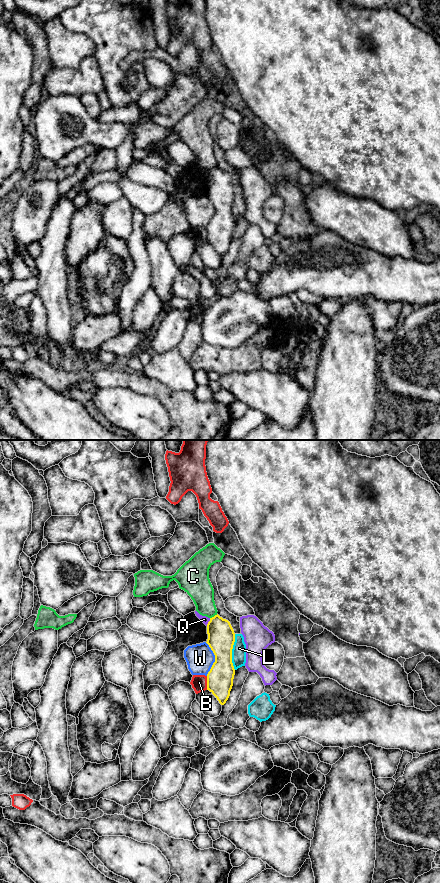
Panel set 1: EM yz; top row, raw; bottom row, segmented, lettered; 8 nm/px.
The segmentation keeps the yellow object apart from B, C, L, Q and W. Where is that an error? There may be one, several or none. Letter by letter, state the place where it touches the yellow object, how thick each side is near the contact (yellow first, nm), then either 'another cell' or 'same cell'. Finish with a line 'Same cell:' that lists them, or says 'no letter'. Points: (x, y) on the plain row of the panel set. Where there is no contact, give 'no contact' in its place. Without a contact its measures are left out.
B: meets yellow in yz at (207, 235); 200 nm thick on the yellow side, 130 nm on the other; another cell
C: meets yellow in yz at (214, 168); 220 nm thick on the yellow side, 200 nm on the other; another cell
L: meets yellow in yz at (231, 204); 220 nm thick on the yellow side, 110 nm on the other; another cell
Q: meets yellow in yz at (208, 174); 220 nm thick on the yellow side, 60 nm on the other; another cell
W: meets yellow in yz at (215, 211); 220 nm thick on the yellow side, 220 nm on the other; another cell
Same cell: no letter

